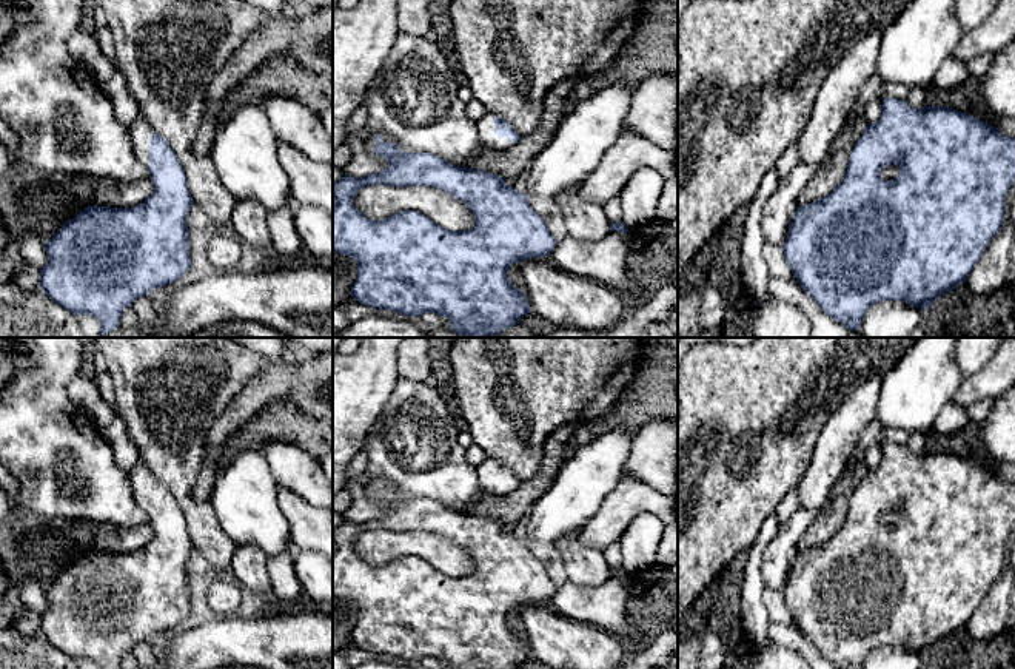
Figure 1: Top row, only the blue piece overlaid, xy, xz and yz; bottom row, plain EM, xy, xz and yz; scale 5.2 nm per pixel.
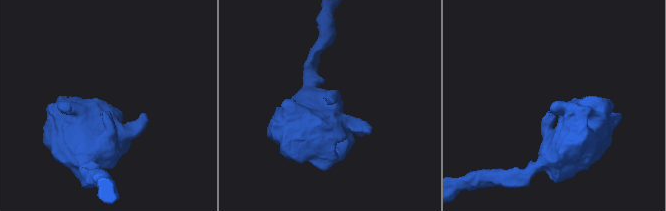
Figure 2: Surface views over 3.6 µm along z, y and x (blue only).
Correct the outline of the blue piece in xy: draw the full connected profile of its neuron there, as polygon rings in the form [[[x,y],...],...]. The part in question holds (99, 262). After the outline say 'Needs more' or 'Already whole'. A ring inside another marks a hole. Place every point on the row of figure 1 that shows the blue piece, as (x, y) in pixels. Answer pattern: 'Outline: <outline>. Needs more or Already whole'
Outline: [[[140,113],[129,136],[136,157],[151,174],[152,194],[131,208],[86,207],[45,242],[48,264],[40,270],[45,294],[77,318],[92,314],[100,322],[100,336],[120,325],[123,310],[137,298],[176,282],[191,268],[186,216],[194,200],[185,170]]]. Needs more

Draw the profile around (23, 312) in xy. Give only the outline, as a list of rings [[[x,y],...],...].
[[[0,284],[0,338],[86,338],[77,316],[49,299],[40,287]]]

